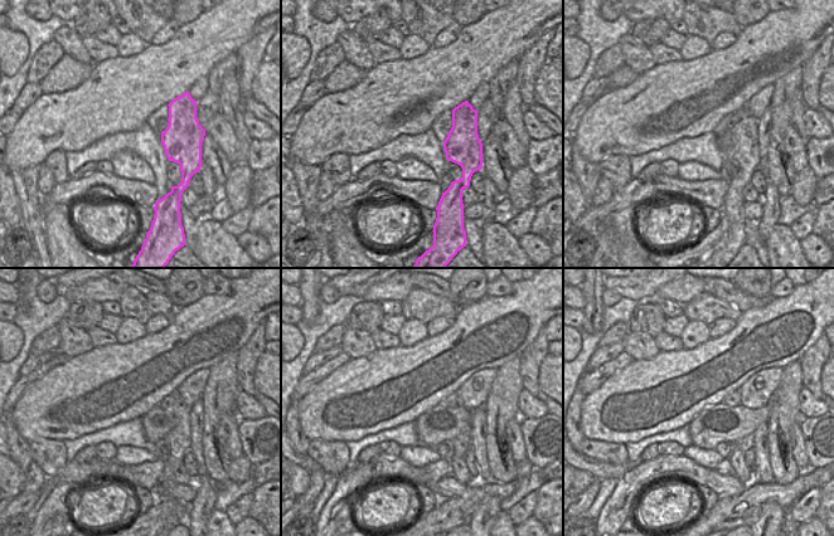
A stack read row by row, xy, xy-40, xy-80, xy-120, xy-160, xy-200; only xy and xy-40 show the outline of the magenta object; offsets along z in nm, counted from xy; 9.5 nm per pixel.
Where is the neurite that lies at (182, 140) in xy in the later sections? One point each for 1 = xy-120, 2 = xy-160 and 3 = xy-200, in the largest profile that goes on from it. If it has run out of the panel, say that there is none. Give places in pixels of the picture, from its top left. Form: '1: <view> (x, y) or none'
1: xy-120 (179, 438)
2: xy-160 (461, 443)
3: xy-200 (743, 444)

